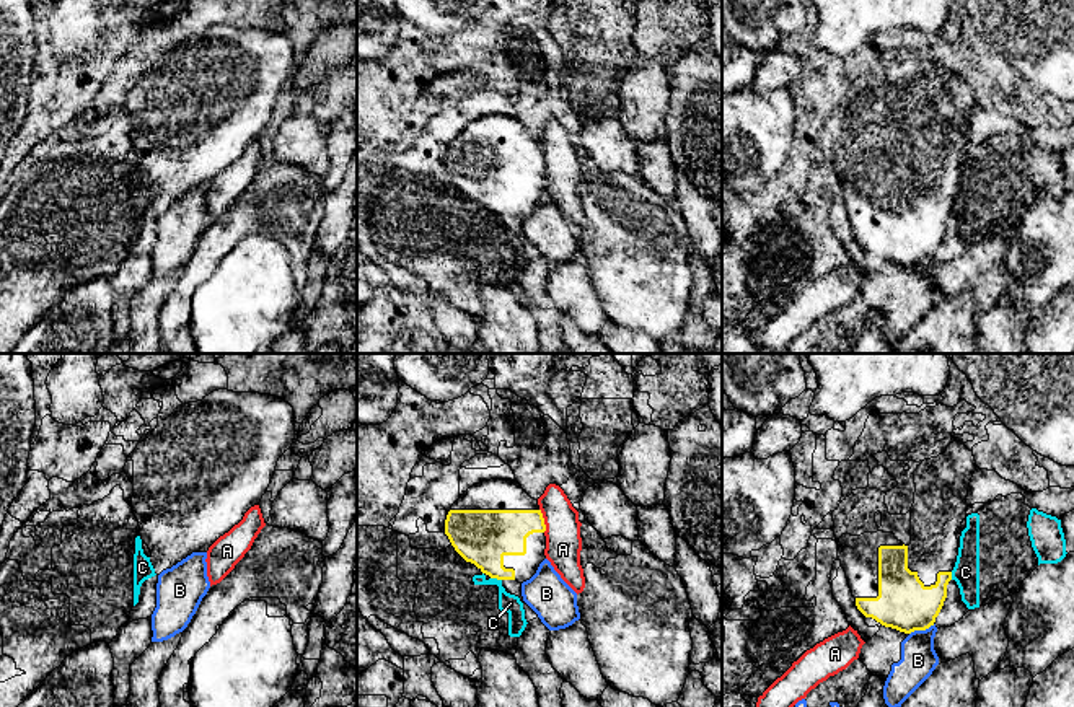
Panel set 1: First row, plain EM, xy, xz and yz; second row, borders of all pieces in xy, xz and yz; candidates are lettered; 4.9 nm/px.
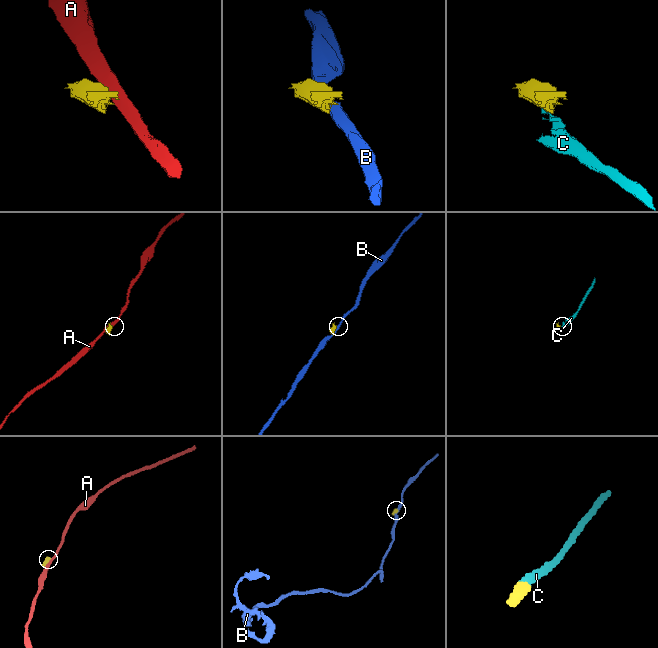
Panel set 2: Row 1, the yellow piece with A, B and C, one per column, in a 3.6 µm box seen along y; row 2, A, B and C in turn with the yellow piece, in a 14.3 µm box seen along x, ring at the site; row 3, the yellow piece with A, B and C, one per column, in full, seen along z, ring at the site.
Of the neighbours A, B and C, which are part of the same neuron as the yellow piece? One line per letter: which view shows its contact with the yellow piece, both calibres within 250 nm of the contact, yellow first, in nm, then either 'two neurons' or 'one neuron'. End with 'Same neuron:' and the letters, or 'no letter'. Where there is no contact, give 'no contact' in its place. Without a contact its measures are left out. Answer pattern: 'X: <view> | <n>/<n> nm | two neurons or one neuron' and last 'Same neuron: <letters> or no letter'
A: xz | 240/180 nm | two neurons
B: yz | 260/180 nm | two neurons
C: xz | 280/90 nm | two neurons
Same neuron: no letter

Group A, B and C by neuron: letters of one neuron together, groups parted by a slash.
A / B / C

